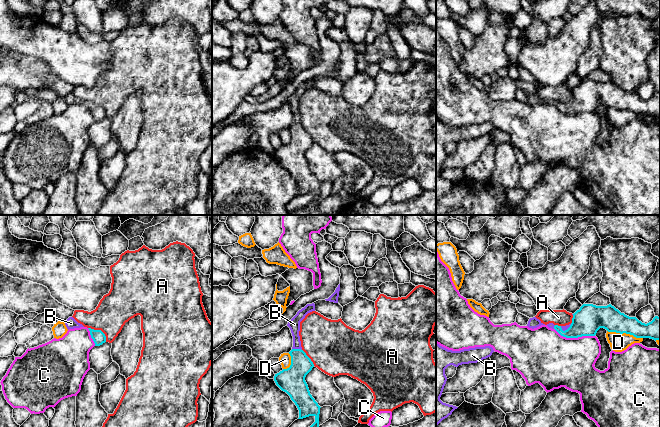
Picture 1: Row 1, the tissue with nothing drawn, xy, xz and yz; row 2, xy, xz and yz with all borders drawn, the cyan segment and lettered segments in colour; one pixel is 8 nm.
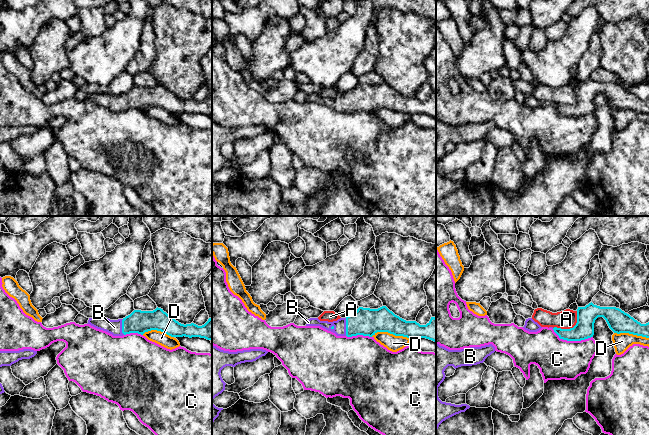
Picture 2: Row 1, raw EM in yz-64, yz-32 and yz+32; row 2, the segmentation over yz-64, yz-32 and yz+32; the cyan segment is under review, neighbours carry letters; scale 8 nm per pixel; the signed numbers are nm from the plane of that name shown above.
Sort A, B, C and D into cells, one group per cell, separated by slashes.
A / B / C / D

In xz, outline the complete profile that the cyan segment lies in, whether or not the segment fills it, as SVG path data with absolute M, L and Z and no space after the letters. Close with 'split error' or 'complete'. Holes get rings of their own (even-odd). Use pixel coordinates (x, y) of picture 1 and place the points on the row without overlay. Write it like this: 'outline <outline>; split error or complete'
outline M307 80L288 98L287 102L290 104L293 112L293 123L289 128L291 141L274 152L276 161L282 167L286 168L297 182L299 186L298 195L309 192L315 193L315 198L310 203L302 208L296 209L289 215L330 215L323 214L318 209L321 183L310 170L305 157L306 151L312 146L314 140L302 126L299 107L300 98L312 87L315 87L315 80Z; split error

